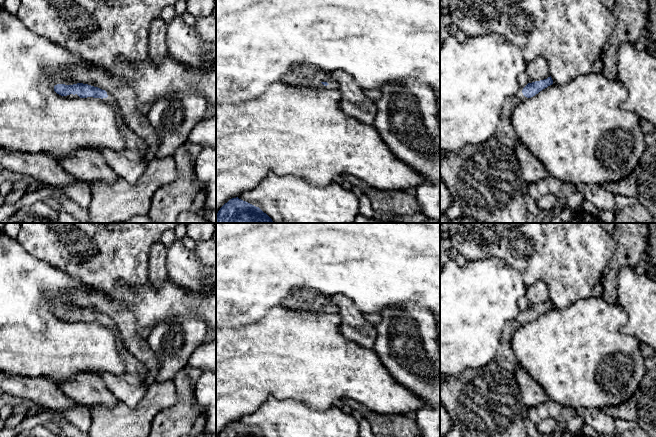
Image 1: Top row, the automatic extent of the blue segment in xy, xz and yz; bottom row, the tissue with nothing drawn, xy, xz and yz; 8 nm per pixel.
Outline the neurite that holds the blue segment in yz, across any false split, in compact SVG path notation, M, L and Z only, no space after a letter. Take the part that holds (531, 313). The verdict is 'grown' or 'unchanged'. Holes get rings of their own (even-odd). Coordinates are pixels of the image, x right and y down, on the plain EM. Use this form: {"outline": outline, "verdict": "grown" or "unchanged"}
{"outline": "M550 301L544 304L528 307L525 311L520 311L516 318L512 321L508 321L503 329L503 336L500 342L499 352L496 355L496 363L503 369L506 369L514 373L515 369L519 366L519 363L515 357L513 349L511 347L512 334L522 325L527 322L531 322L538 318L543 313L553 308L553 304Z", "verdict": "grown"}

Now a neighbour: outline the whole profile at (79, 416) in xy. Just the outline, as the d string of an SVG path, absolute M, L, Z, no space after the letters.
M78 405L75 408L62 412L68 422L76 426L84 433L88 433L91 426L91 416L89 408L84 405Z

